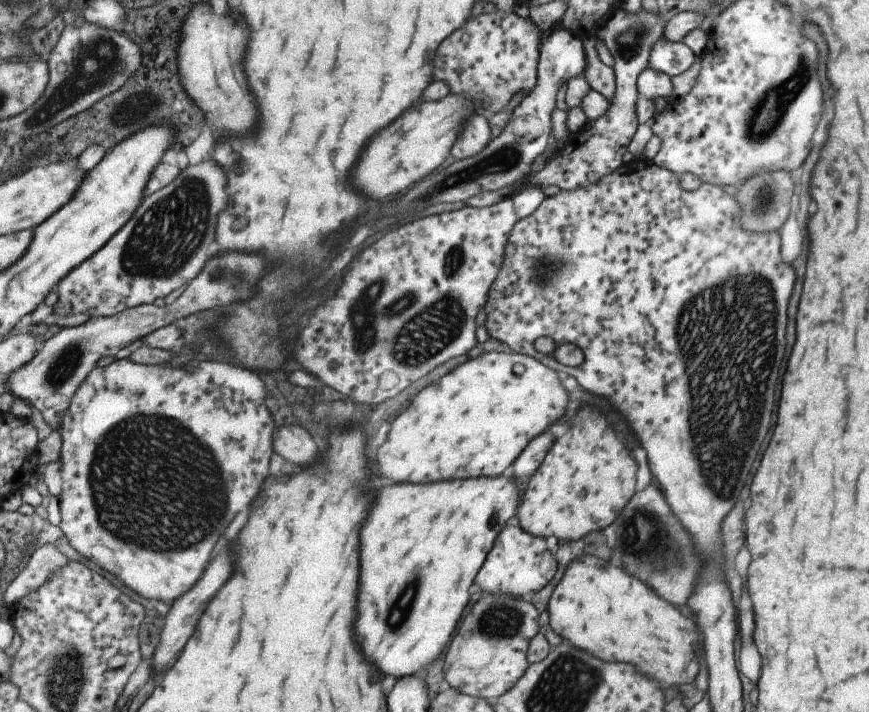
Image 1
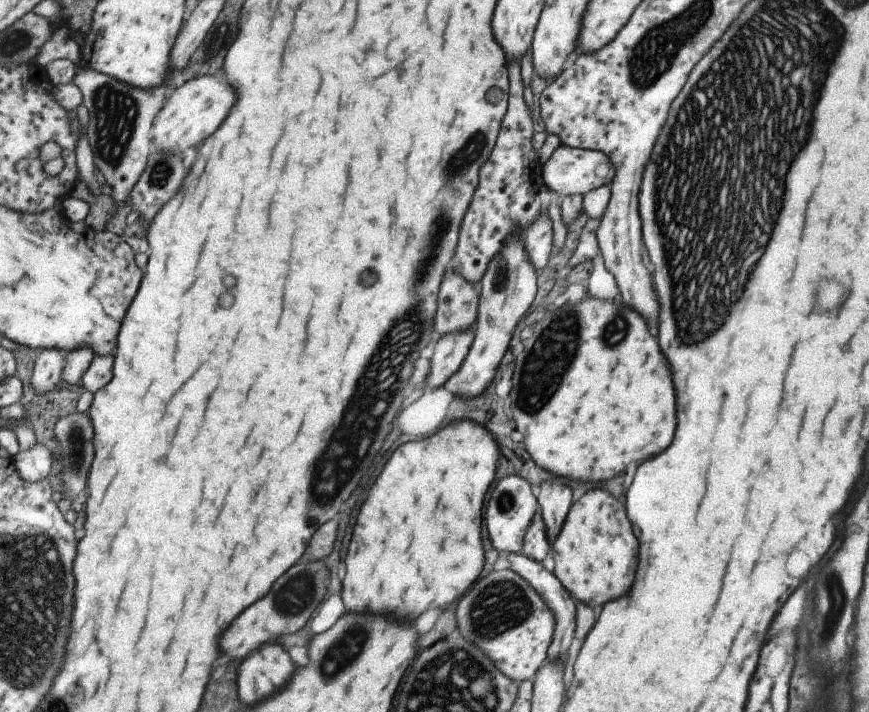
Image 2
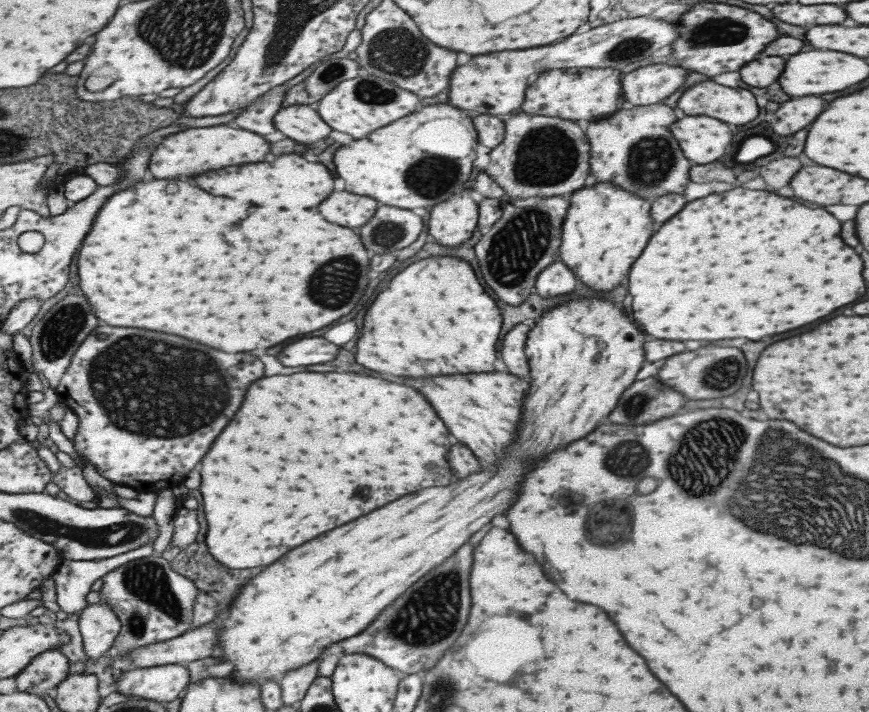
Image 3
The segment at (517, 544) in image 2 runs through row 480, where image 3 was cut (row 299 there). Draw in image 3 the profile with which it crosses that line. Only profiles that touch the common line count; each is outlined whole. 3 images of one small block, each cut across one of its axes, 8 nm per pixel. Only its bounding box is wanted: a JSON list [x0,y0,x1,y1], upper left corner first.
[477,196,569,306]

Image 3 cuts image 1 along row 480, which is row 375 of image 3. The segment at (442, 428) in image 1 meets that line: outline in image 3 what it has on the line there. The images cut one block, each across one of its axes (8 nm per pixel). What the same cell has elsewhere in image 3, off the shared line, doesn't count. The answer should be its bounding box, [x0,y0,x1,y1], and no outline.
[359,256,503,376]

